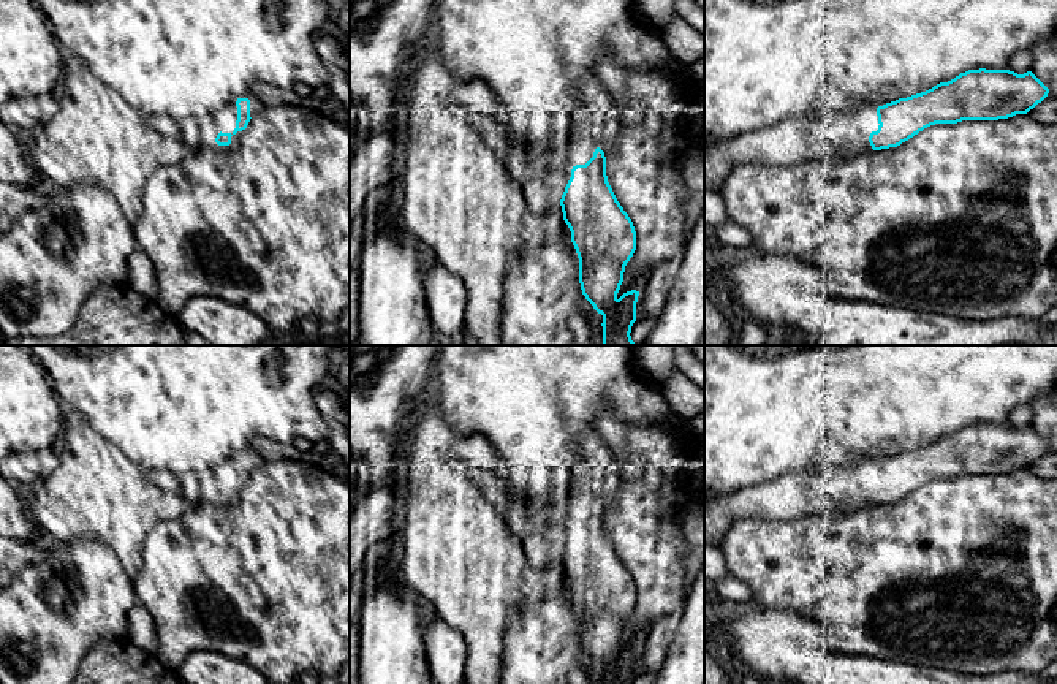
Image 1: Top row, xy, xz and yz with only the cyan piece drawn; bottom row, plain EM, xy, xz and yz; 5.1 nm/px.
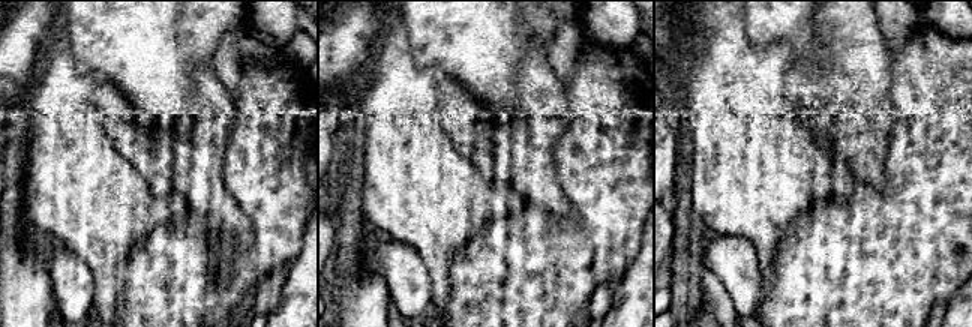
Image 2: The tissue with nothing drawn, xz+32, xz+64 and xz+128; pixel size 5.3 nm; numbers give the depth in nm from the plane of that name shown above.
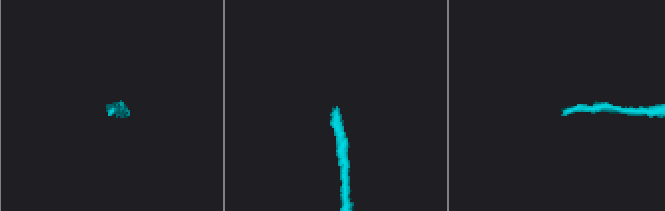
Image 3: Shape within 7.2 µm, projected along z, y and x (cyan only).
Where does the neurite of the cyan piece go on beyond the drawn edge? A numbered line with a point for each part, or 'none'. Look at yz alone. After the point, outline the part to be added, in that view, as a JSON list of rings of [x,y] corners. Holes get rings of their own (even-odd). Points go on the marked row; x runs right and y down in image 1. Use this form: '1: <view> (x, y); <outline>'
1: yz (833, 136); [[[862,104],[853,112],[813,111],[734,138],[718,138],[715,144],[704,146],[704,188],[720,192],[731,169],[742,163],[783,166],[807,160],[839,163],[872,152],[869,136],[880,125],[878,106],[883,104]]]

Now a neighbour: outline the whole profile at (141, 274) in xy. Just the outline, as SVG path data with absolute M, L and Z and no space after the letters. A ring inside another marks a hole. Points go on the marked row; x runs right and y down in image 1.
M136 249L127 260L128 280L127 285L149 299L155 299L158 293L158 279L153 263L142 249Z

